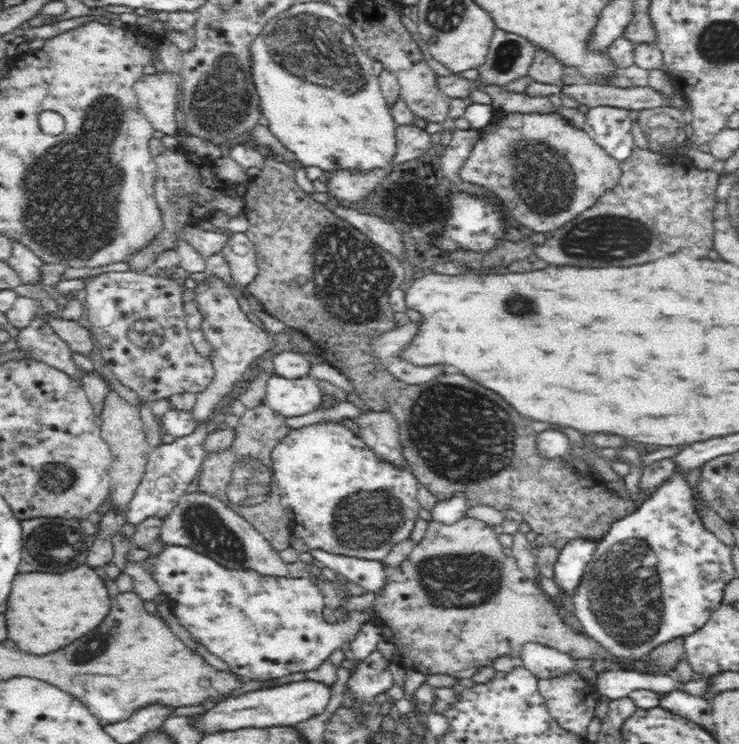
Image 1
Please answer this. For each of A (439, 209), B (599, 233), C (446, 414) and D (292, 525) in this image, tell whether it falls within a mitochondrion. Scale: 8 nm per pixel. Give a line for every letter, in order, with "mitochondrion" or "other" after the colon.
A: other
B: mitochondrion
C: mitochondrion
D: other

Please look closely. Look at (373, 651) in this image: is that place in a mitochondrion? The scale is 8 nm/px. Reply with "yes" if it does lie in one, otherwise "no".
no

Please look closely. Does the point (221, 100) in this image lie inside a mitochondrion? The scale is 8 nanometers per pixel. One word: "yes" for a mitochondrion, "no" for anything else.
yes

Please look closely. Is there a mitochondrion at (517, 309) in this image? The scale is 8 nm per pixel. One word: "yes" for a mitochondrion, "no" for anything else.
yes

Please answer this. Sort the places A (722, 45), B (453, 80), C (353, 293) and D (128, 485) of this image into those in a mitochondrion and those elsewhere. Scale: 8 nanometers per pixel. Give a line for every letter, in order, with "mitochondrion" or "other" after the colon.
A: mitochondrion
B: other
C: mitochondrion
D: other

